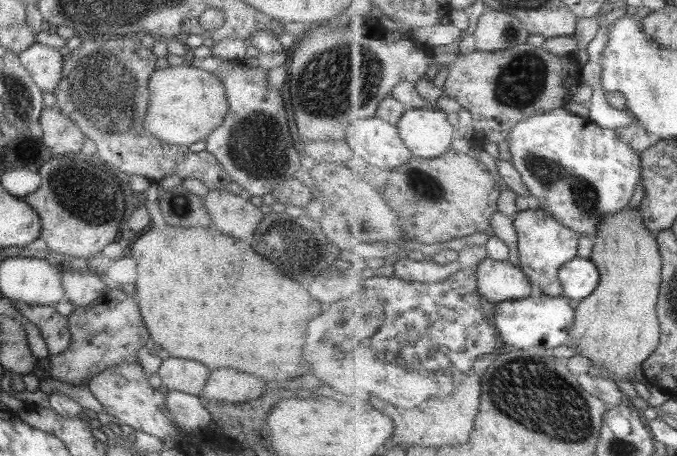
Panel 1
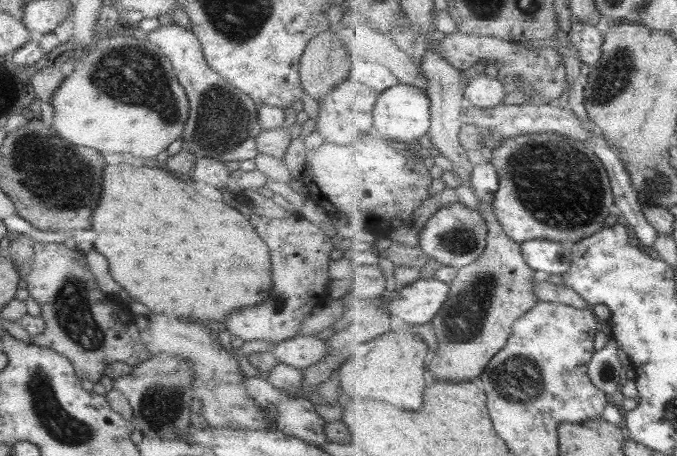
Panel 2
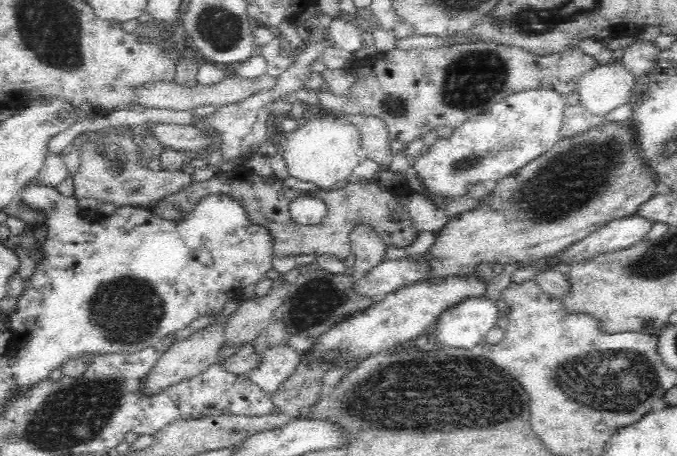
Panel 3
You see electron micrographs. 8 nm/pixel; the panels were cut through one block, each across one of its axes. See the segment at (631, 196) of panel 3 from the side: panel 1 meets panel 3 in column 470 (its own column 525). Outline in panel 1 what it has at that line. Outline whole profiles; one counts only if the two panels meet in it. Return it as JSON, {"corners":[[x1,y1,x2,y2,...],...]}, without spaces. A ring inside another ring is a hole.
{"corners":[[533,204,530,209,515,216,515,225,519,232,521,267,538,284,545,294,552,297,563,296,565,288,561,278,561,270,568,262,578,258,580,250,580,233,566,226,551,212]]}

